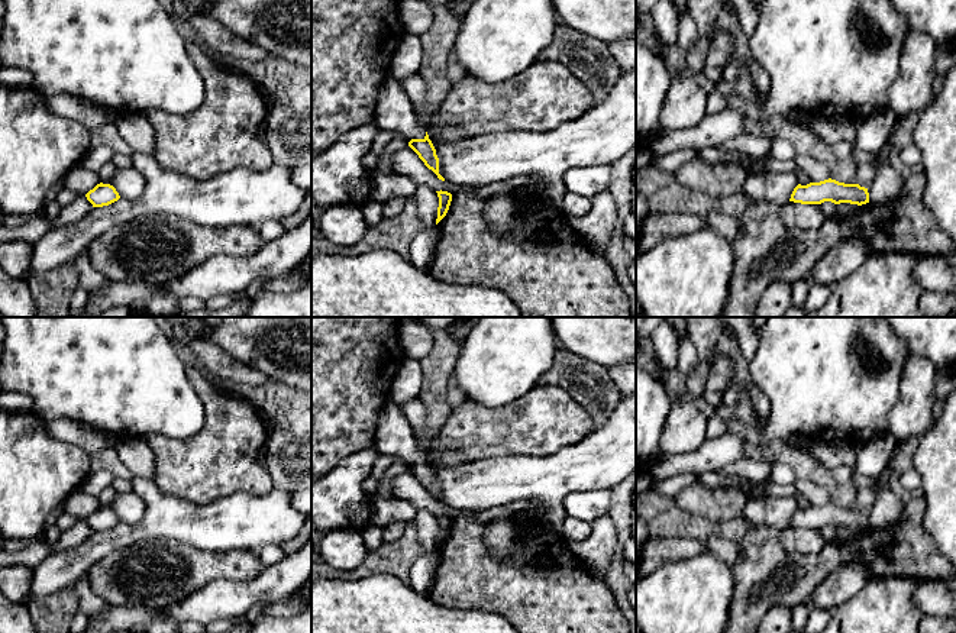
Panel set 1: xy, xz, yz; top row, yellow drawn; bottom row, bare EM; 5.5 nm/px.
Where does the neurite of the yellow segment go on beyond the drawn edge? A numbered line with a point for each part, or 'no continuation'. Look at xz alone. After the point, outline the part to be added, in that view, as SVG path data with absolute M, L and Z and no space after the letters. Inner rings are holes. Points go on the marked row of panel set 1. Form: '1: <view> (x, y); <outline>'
1: xz (394, 112); M391 74L387 75L378 91L374 123L378 129L404 133L411 139L424 139L426 136L426 129L419 122L403 84Z

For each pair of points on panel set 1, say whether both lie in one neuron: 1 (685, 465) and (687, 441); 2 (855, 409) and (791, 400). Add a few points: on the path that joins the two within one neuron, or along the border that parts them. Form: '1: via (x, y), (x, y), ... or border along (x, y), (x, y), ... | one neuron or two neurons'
1: border along (706, 438), (691, 451), (659, 457) | two neurons
2: via (839, 400), (807, 400) | one neuron

